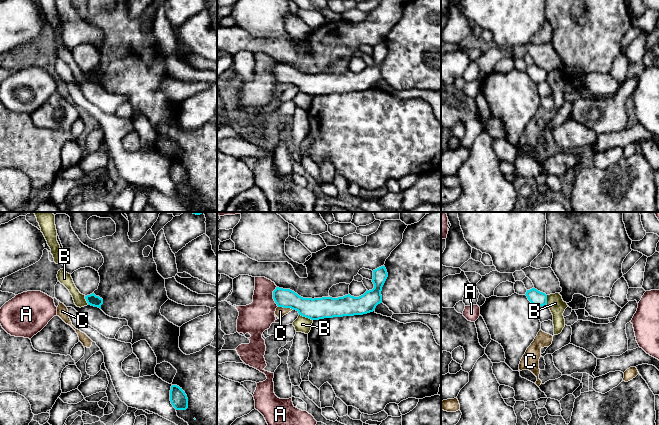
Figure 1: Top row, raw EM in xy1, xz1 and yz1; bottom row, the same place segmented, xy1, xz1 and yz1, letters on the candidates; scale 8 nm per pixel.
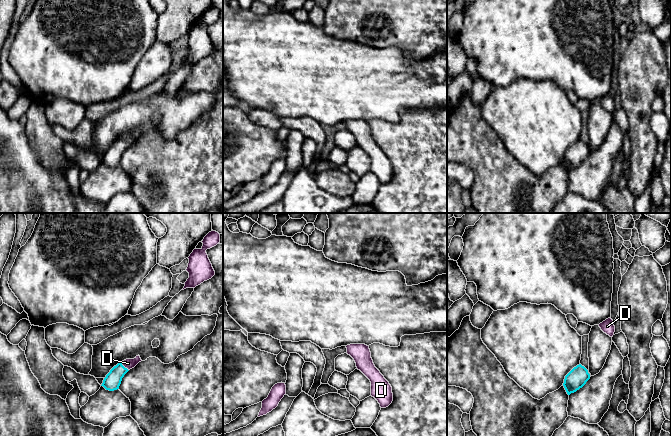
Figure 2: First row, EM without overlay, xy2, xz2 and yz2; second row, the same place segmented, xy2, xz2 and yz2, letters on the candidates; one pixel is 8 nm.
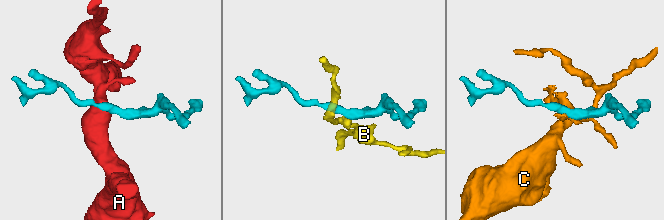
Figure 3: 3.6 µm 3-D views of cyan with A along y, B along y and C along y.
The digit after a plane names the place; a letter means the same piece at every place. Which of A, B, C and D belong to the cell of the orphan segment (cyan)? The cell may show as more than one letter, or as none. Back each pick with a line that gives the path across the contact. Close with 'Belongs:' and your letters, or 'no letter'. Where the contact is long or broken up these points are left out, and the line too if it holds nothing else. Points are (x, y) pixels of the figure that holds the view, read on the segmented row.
D: across xy2 (112, 381), (123, 366), (128, 363)
Belongs: D

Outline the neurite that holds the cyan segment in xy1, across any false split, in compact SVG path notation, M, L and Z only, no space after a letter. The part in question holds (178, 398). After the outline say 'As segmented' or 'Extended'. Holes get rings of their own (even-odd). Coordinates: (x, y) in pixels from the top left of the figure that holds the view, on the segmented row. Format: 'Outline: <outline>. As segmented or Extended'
Outline: M172 385L170 390L170 401L176 410L188 408L188 398L185 392L177 385Z. As segmented

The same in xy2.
Outline: M138 355L134 359L126 359L118 363L106 375L101 386L103 386L106 390L109 391L119 389L119 386L124 375L141 361L142 360L140 356Z. Extended

